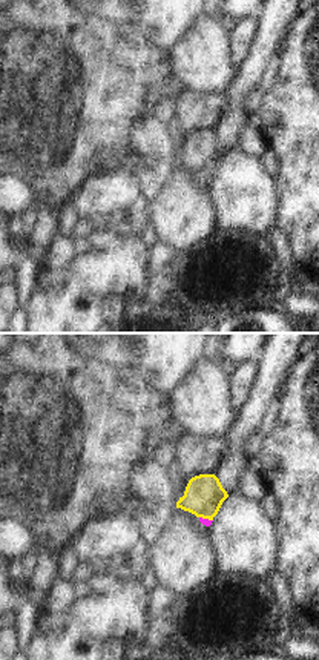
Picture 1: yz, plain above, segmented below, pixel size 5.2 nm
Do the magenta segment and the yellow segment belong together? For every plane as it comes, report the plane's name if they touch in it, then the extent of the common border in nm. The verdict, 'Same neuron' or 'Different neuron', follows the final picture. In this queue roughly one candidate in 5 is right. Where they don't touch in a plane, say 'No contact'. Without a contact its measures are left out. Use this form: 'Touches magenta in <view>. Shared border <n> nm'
Touches magenta in yz. Shared border 80 nm

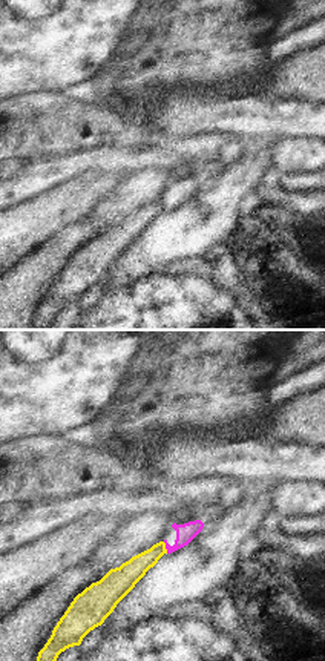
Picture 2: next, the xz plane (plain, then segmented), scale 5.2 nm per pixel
Touches magenta in xz. Shared border 70 nm

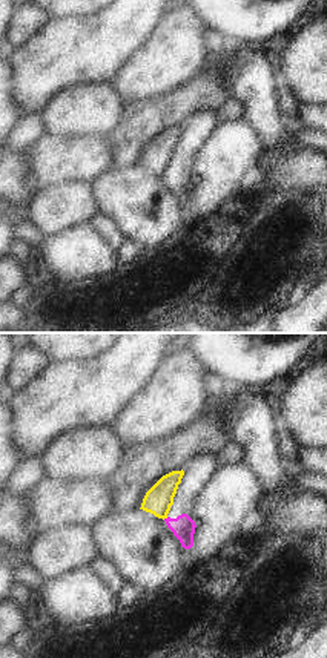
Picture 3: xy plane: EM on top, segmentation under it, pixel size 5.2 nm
Touches magenta in xy. Shared border 30 nm

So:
Different neuron

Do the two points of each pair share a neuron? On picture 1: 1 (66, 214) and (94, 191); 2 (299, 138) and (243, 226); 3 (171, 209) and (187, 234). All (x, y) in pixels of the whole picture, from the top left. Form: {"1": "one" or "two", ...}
{"1": "two", "2": "two", "3": "one"}

